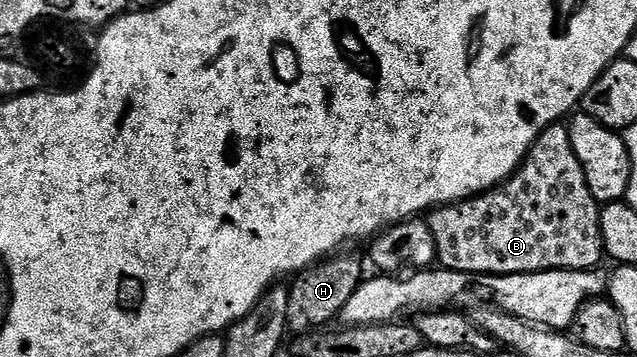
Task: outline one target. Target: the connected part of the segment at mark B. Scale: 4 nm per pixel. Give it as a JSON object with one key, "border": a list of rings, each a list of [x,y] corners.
{"border":[[[557,123],[546,127],[546,131],[540,133],[540,137],[532,144],[532,149],[524,156],[524,161],[519,169],[508,178],[500,182],[495,189],[487,189],[485,193],[477,193],[474,197],[468,197],[464,201],[456,201],[452,205],[441,205],[427,214],[426,220],[430,227],[430,235],[434,235],[436,244],[437,262],[445,269],[453,269],[459,273],[475,273],[489,277],[505,277],[515,273],[541,273],[551,269],[595,269],[605,260],[606,254],[602,243],[602,231],[600,230],[601,206],[590,195],[590,187],[586,187],[586,175],[582,175],[582,163],[578,163],[578,155],[574,155],[574,147],[570,147],[570,135],[568,126]]]}

